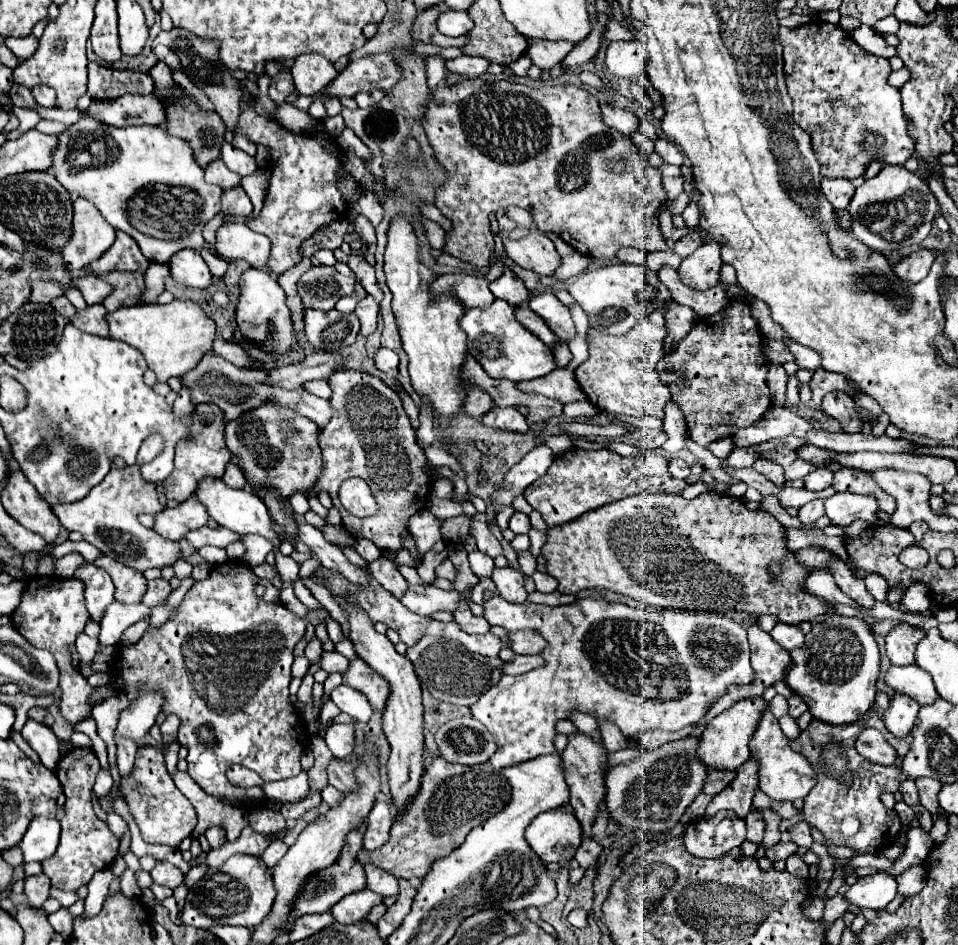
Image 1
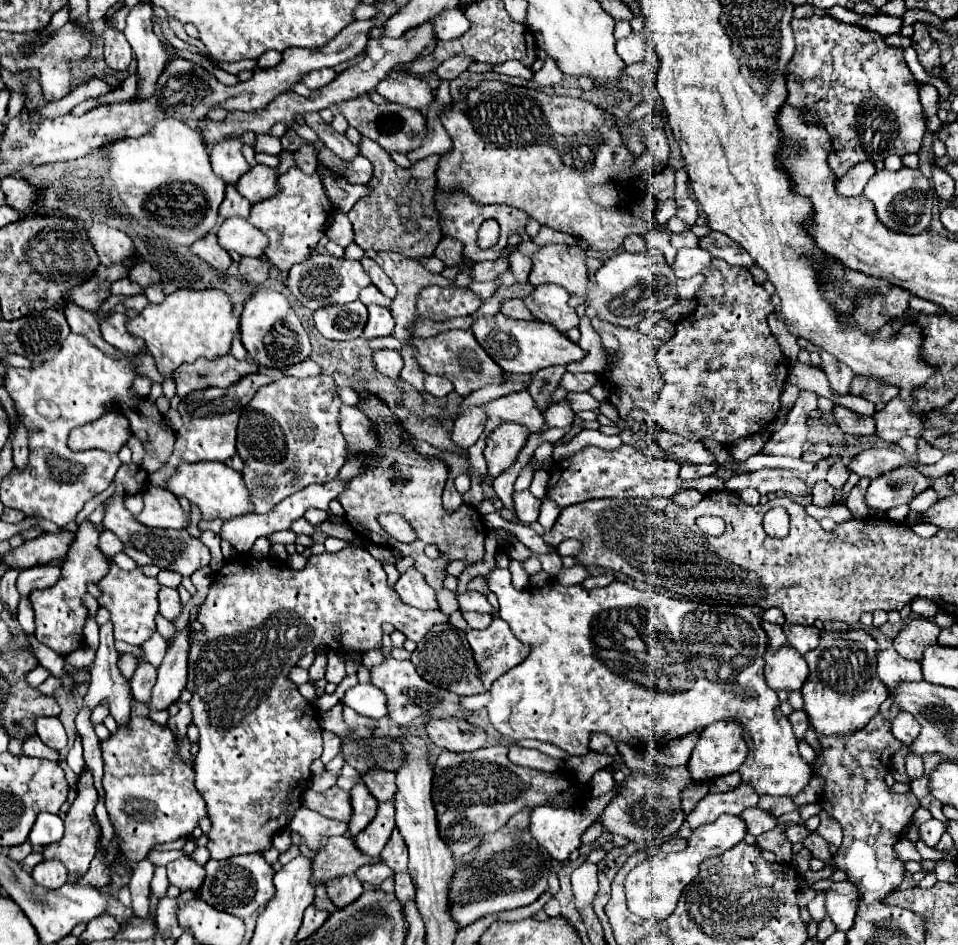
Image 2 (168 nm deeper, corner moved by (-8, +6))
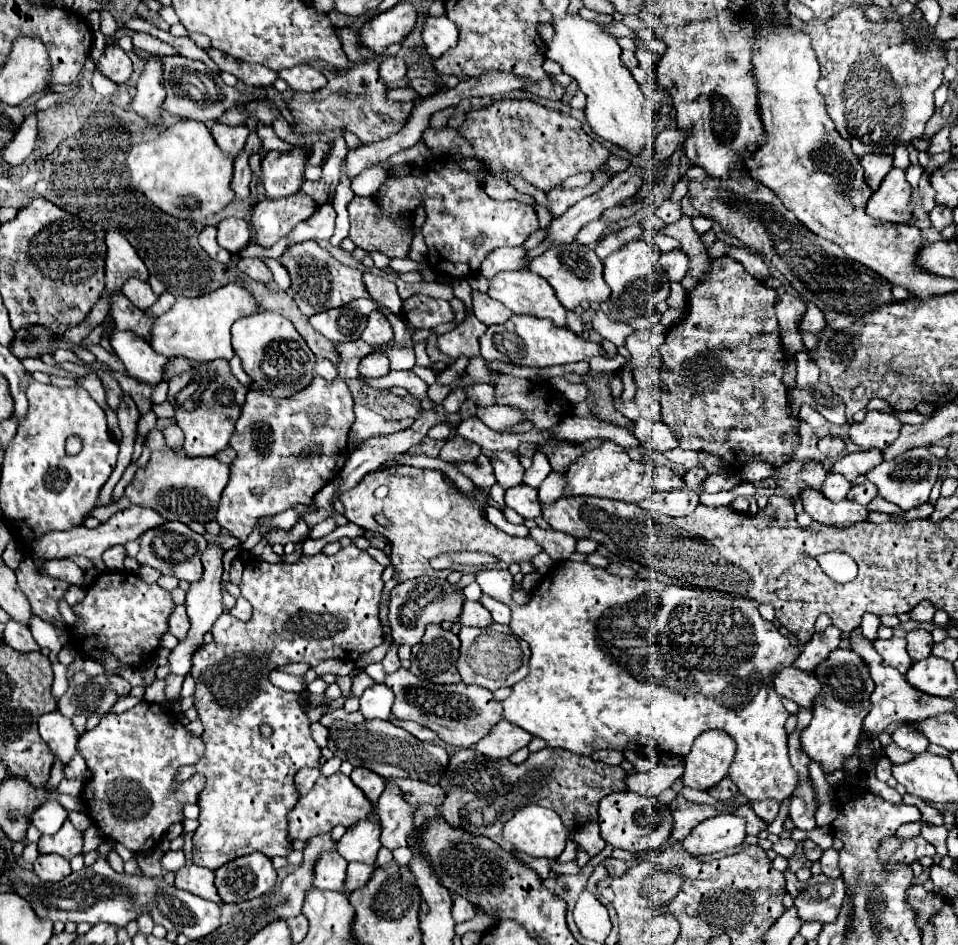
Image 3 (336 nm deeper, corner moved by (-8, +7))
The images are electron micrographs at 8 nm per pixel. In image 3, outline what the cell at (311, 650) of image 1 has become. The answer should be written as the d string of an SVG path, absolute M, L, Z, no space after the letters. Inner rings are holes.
M328 659L324 663L320 663L318 667L314 667L316 675L322 676L326 673L334 673L334 675L350 675L354 669L352 661L336 661L336 659Z

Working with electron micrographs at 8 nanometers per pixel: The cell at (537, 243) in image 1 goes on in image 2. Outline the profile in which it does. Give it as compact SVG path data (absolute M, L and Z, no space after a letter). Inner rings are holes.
M552 244L532 254L530 284L558 284L570 294L584 294L588 286L586 254L578 246Z

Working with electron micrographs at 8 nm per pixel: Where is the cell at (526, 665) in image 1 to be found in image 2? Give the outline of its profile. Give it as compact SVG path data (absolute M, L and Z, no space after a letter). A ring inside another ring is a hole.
M494 616L492 624L486 630L468 630L466 638L476 654L486 690L490 690L496 678L530 656L530 646L512 636L510 626L500 616Z

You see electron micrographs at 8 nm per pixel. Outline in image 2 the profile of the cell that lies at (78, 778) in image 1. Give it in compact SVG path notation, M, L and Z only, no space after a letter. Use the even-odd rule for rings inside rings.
M84 768L84 772L78 776L76 800L72 802L72 808L64 818L64 826L66 826L64 838L58 844L46 846L44 852L42 852L46 860L60 860L66 866L68 874L84 876L88 872L88 868L90 868L90 862L94 860L94 856L98 852L98 842L102 838L102 828L100 828L100 824L96 824L96 814L94 814L96 802L98 802L98 792L94 788L92 772L88 768Z

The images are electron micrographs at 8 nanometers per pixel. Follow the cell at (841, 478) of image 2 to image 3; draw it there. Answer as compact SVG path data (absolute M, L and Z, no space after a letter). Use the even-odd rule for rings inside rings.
M830 473L830 475L826 477L826 481L822 483L822 487L820 487L820 493L822 493L826 499L830 499L832 503L838 503L838 501L842 501L842 499L846 497L846 493L848 493L850 487L852 487L852 485L850 485L848 481L844 481L844 477Z

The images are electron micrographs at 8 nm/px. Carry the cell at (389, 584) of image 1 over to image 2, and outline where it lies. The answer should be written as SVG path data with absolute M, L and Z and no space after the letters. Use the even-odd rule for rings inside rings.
M412 566L404 574L400 574L400 580L396 582L394 590L400 594L402 602L416 606L420 610L436 610L436 594L434 590L424 582L424 576Z

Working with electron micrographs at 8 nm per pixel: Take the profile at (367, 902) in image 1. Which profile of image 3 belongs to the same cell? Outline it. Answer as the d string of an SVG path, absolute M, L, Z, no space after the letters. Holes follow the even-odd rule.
M336 851L320 853L314 865L314 887L330 889L330 891L344 891L344 877L346 877L346 861Z

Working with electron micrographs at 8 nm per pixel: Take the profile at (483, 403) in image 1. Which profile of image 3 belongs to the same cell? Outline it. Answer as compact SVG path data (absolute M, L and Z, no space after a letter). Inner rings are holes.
M458 435L456 439L446 441L446 445L440 449L438 457L448 463L468 463L468 461L474 461L478 455L480 455L480 447Z

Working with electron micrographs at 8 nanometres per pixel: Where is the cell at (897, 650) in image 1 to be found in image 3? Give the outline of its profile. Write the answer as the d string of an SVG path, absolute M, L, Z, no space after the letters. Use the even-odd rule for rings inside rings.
M918 629L918 631L910 631L906 635L906 641L908 641L908 655L912 657L912 661L920 661L924 657L930 655L932 651L932 635L924 629Z

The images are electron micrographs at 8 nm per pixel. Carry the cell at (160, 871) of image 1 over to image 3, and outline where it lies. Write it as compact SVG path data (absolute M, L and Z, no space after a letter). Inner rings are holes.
M184 865L178 873L176 873L176 887L184 889L192 895L198 895L202 899L214 901L214 903L222 903L216 887L214 887L214 873L208 869L200 869L198 865Z

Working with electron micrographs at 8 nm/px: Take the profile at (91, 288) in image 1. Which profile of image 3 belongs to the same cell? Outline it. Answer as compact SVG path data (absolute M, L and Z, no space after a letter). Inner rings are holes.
M126 281L122 293L132 301L132 305L136 305L142 311L150 309L158 299L158 295L150 289L150 285L142 281Z

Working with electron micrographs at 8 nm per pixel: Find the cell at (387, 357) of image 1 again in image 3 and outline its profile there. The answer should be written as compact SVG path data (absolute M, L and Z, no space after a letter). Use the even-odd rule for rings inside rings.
M374 351L360 361L358 371L364 377L384 377L388 373L388 357L382 351Z

